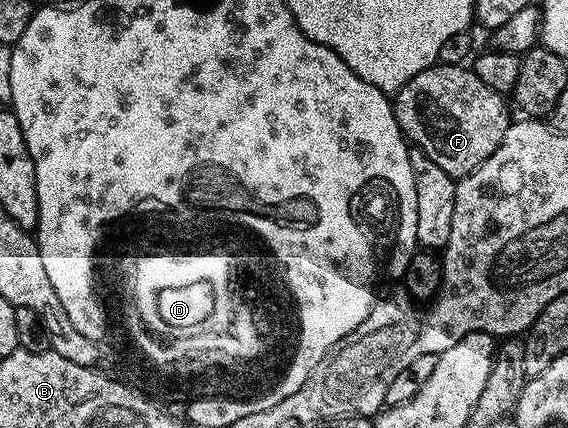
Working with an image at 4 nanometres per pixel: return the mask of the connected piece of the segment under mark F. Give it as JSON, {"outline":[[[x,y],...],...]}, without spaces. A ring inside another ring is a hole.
{"outline":[[[438,62],[417,73],[413,81],[393,95],[397,125],[404,136],[456,181],[473,173],[501,145],[501,137],[505,137],[513,122],[506,102],[500,92],[489,89],[477,77],[475,70],[458,63]]]}

